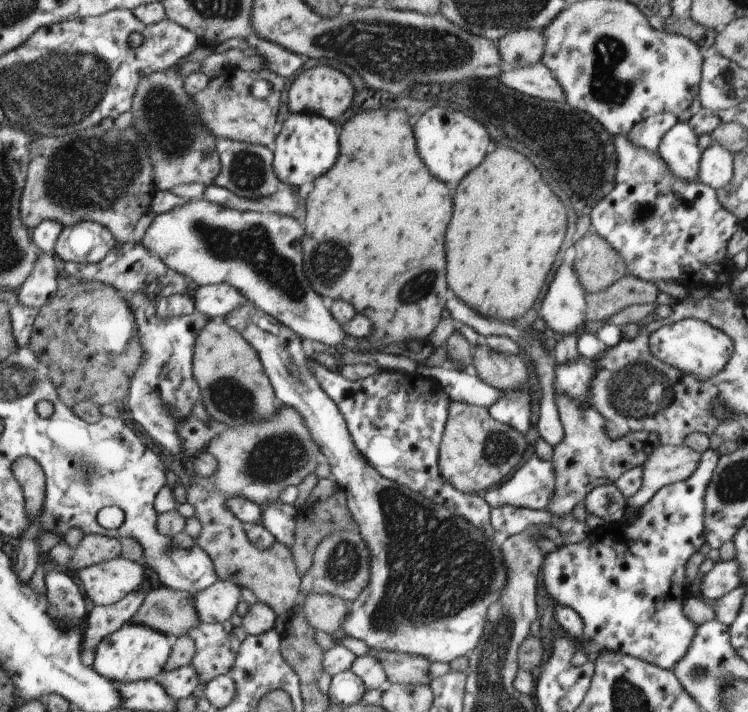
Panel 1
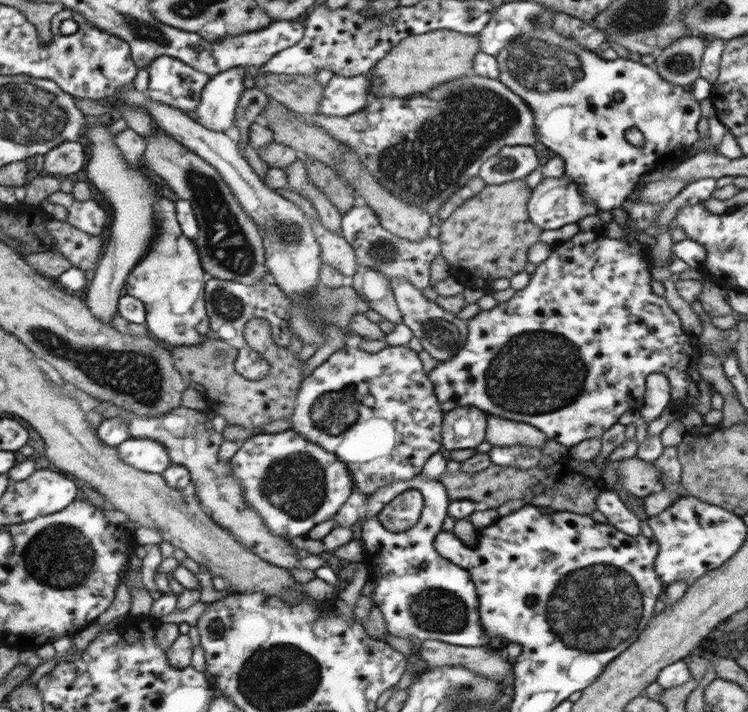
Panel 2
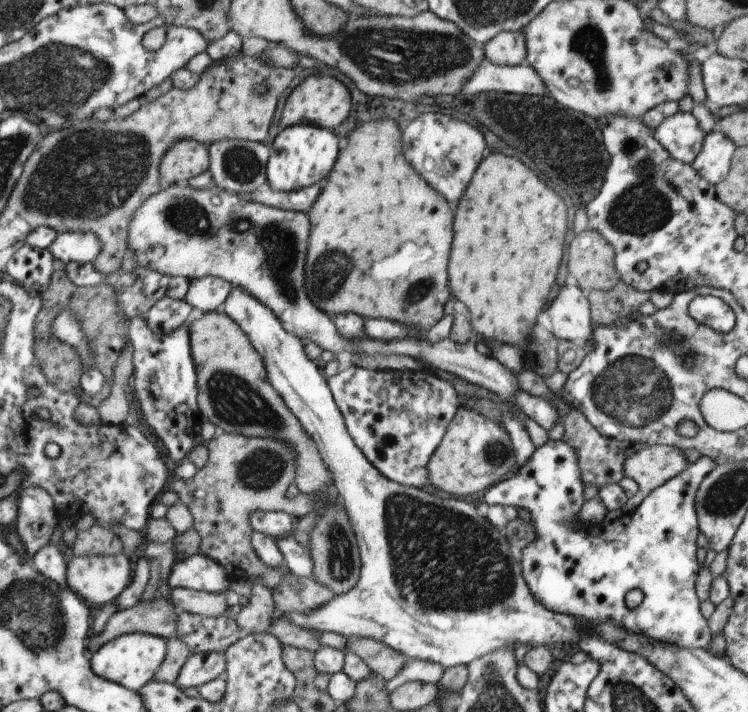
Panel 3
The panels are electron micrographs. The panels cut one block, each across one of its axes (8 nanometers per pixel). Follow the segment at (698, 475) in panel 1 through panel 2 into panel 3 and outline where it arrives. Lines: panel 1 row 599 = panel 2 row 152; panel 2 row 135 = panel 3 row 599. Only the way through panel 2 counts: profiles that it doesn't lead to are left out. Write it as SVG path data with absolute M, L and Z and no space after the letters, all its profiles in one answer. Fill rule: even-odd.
M550 439L537 448L515 476L487 491L481 501L485 506L523 507L530 513L535 538L530 545L518 551L517 557L522 565L525 584L530 586L541 606L554 613L582 617L588 621L614 621L621 628L652 637L654 642L666 641L681 648L705 648L710 645L711 628L700 614L700 602L694 590L700 570L696 560L698 522L695 495L714 466L714 461L702 455L696 463L688 464L680 475L650 492L633 514L622 514L610 524L594 526L579 520L585 502L585 485L577 450L568 441ZM630 590L640 590L644 595L642 604L637 608L628 608L625 604L625 596Z

